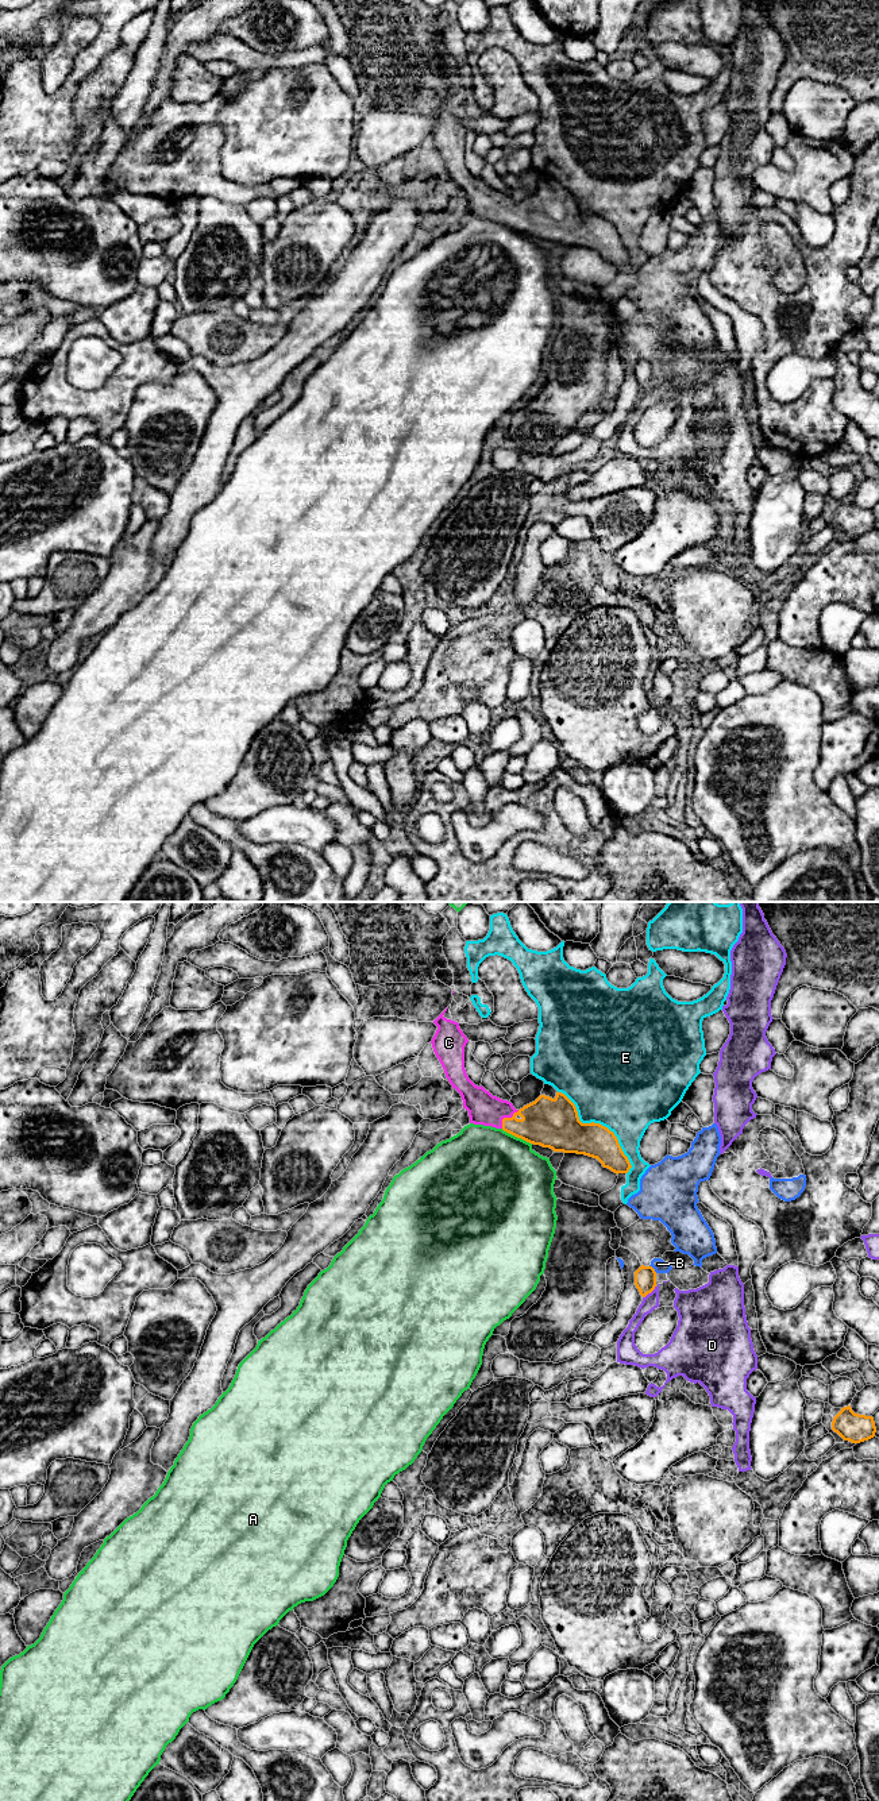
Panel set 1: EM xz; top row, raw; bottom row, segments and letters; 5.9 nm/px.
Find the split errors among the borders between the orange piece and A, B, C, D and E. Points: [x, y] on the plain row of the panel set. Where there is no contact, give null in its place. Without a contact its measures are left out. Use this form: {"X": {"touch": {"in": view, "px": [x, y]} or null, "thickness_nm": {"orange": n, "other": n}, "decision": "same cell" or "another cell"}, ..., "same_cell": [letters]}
{"A": {"touch": {"in": "xz", "px": [516, 228]}, "thickness_nm": {"orange": 300, "other": 480}, "decision": "another cell"}, "B": {"touch": {"in": "xz", "px": [654, 362]}, "thickness_nm": {"orange": 130, "other": 80}, "decision": "another cell"}, "C": {"touch": {"in": "xz", "px": [507, 211]}, "thickness_nm": {"orange": 300, "other": 190}, "decision": "same cell"}, "D": {"touch": {"in": "xz", "px": [650, 385]}, "thickness_nm": {"orange": 130, "other": 160}, "decision": "another cell"}, "E": {"touch": {"in": "xz", "px": [601, 218]}, "thickness_nm": {"orange": 260, "other": 500}, "decision": "another cell"}, "same_cell": ["C"]}

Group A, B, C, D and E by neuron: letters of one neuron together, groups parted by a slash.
A / B / C / D / E

